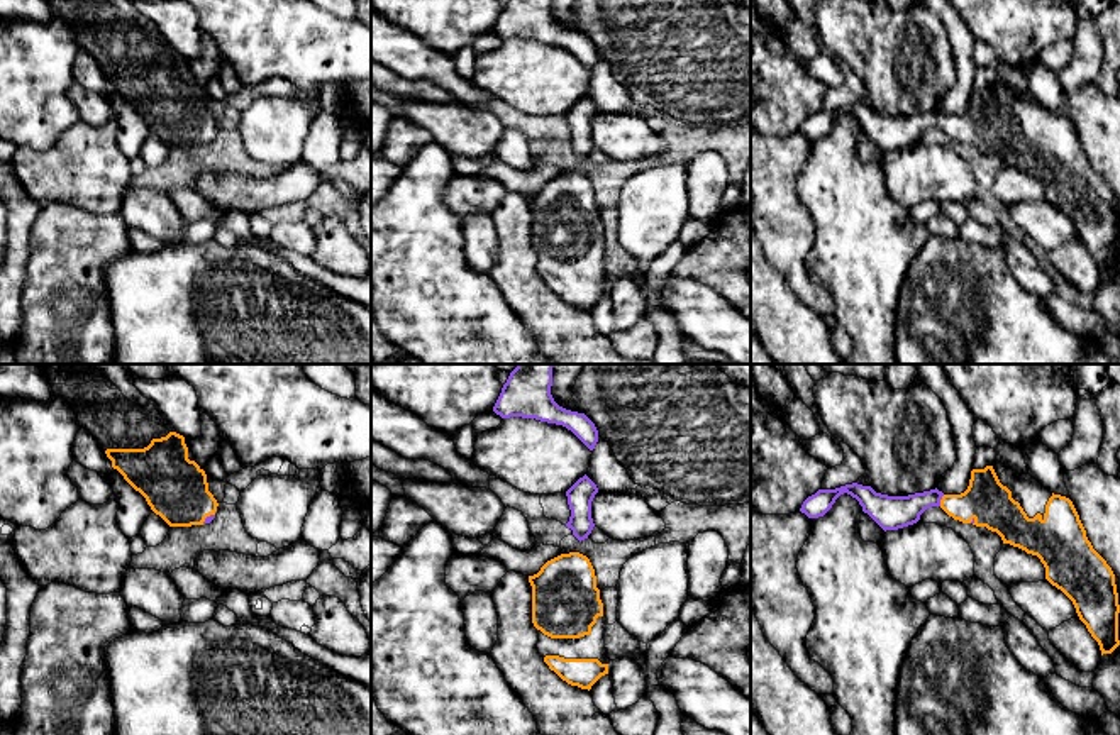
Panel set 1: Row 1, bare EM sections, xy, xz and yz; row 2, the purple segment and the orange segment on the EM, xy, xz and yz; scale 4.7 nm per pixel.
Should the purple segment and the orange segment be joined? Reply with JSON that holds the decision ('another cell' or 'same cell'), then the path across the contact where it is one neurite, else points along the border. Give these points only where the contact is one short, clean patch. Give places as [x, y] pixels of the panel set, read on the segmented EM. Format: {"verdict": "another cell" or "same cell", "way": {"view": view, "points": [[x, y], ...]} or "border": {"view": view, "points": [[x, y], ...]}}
{"verdict": "same cell", "way": {"view": "yz", "points": [[890, 512], [941, 498], [986, 500]]}}

